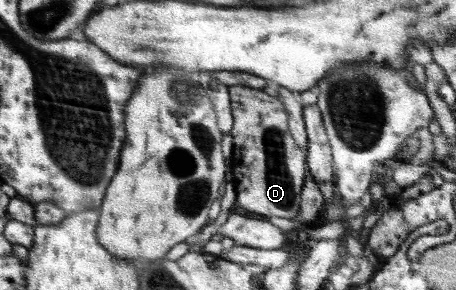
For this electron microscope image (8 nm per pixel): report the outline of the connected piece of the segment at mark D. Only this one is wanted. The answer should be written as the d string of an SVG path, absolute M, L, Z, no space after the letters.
M231 86L228 88L234 123L234 149L231 156L237 202L241 208L265 217L279 216L297 220L299 196L305 187L305 154L293 142L287 126L286 105L277 97L257 88Z

